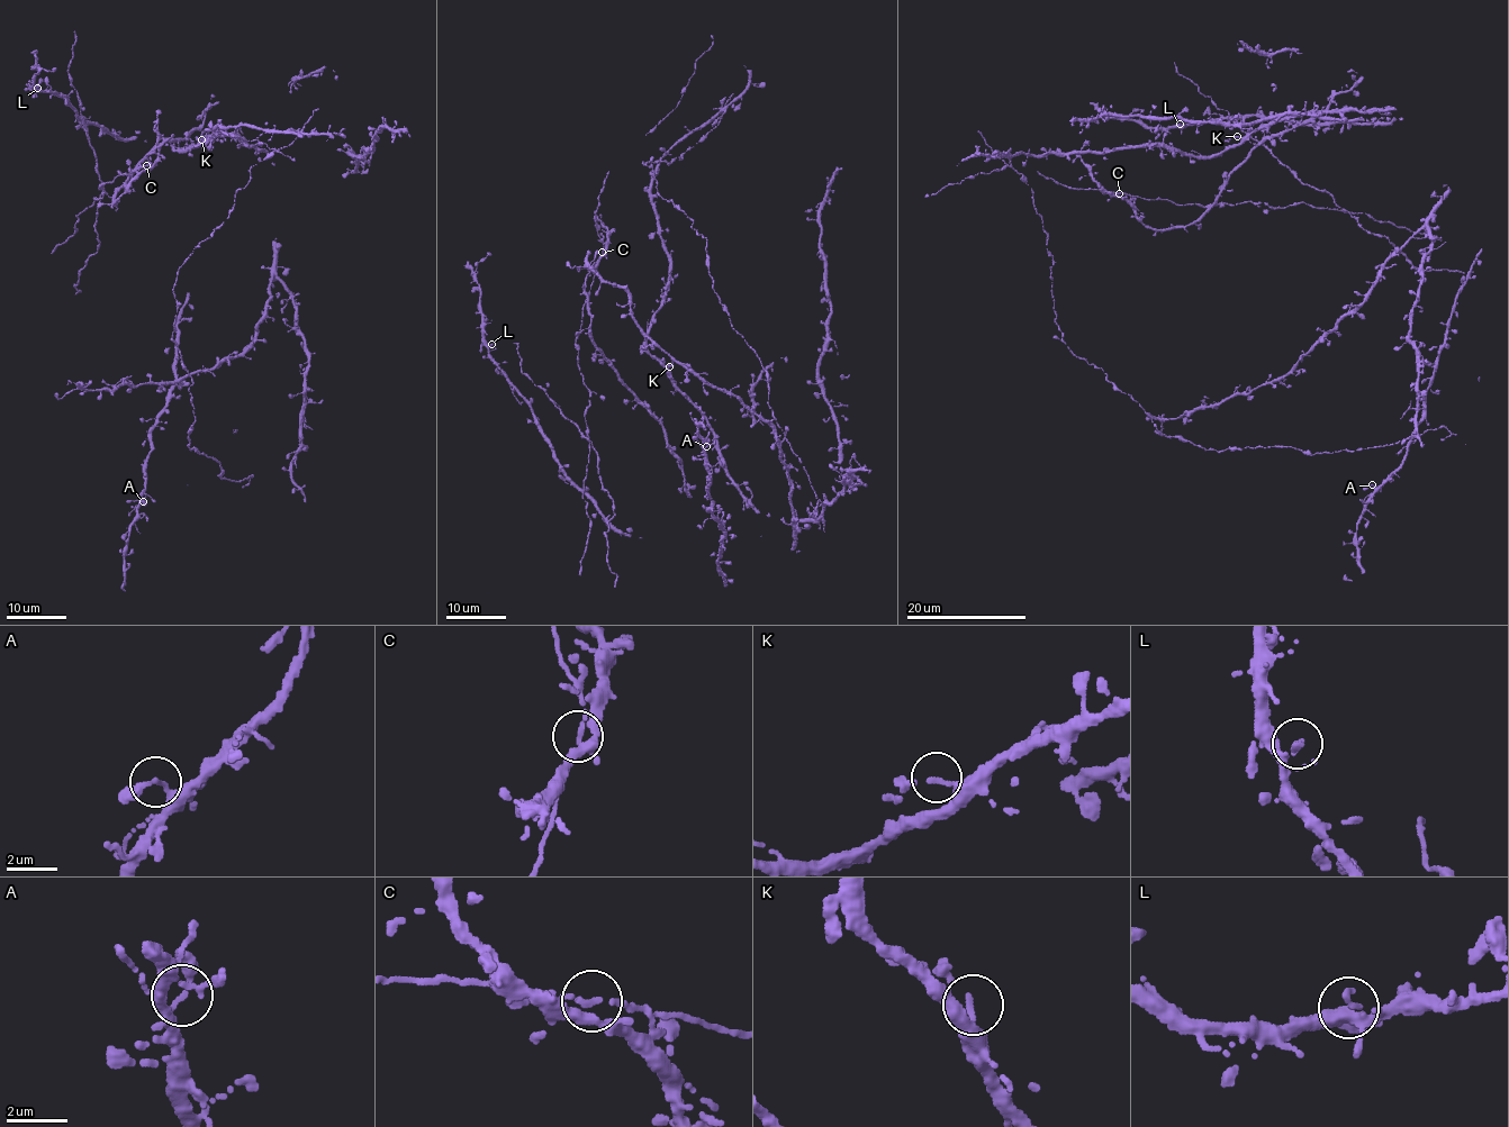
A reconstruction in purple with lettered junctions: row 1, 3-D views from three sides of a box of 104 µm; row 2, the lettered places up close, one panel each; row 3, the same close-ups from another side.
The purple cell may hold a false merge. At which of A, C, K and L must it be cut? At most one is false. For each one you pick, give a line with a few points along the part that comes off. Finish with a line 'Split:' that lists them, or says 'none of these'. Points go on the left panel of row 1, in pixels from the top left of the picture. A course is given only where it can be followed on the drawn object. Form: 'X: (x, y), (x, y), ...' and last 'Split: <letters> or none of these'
Split: none of these

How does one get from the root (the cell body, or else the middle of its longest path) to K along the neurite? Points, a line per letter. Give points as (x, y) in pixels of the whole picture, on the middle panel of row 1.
K: (680, 156), (717, 125), (723, 112), (674, 145), (652, 181), (650, 203), (670, 275), (647, 348), (669, 366)

